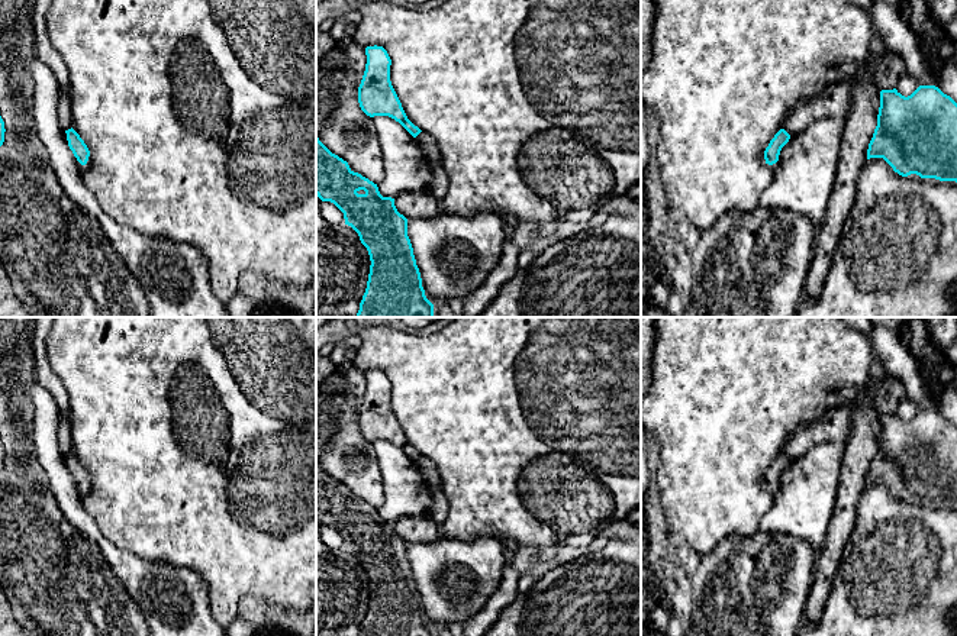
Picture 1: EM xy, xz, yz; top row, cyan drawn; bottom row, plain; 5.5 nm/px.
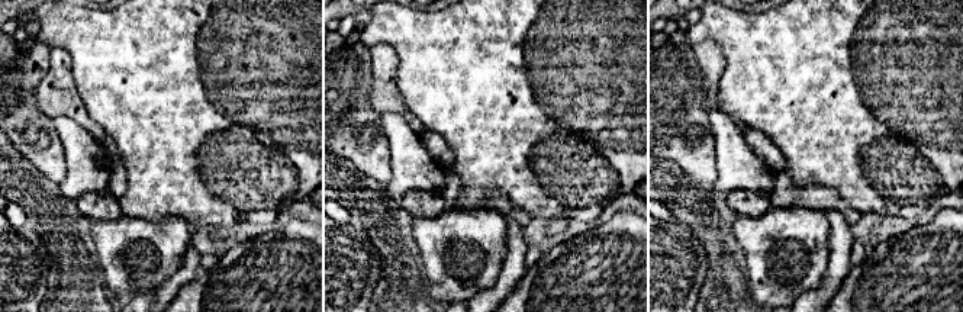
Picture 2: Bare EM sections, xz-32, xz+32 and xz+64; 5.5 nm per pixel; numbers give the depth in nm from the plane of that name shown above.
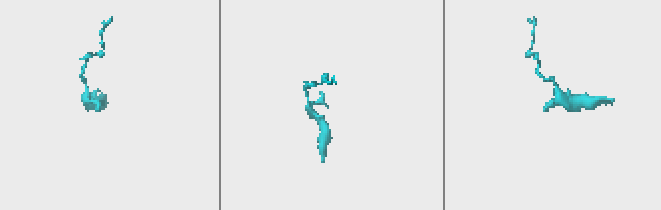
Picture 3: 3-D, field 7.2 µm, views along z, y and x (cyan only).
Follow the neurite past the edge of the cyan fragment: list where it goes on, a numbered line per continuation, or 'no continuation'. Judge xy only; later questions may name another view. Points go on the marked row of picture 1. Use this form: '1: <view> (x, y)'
no continuation

